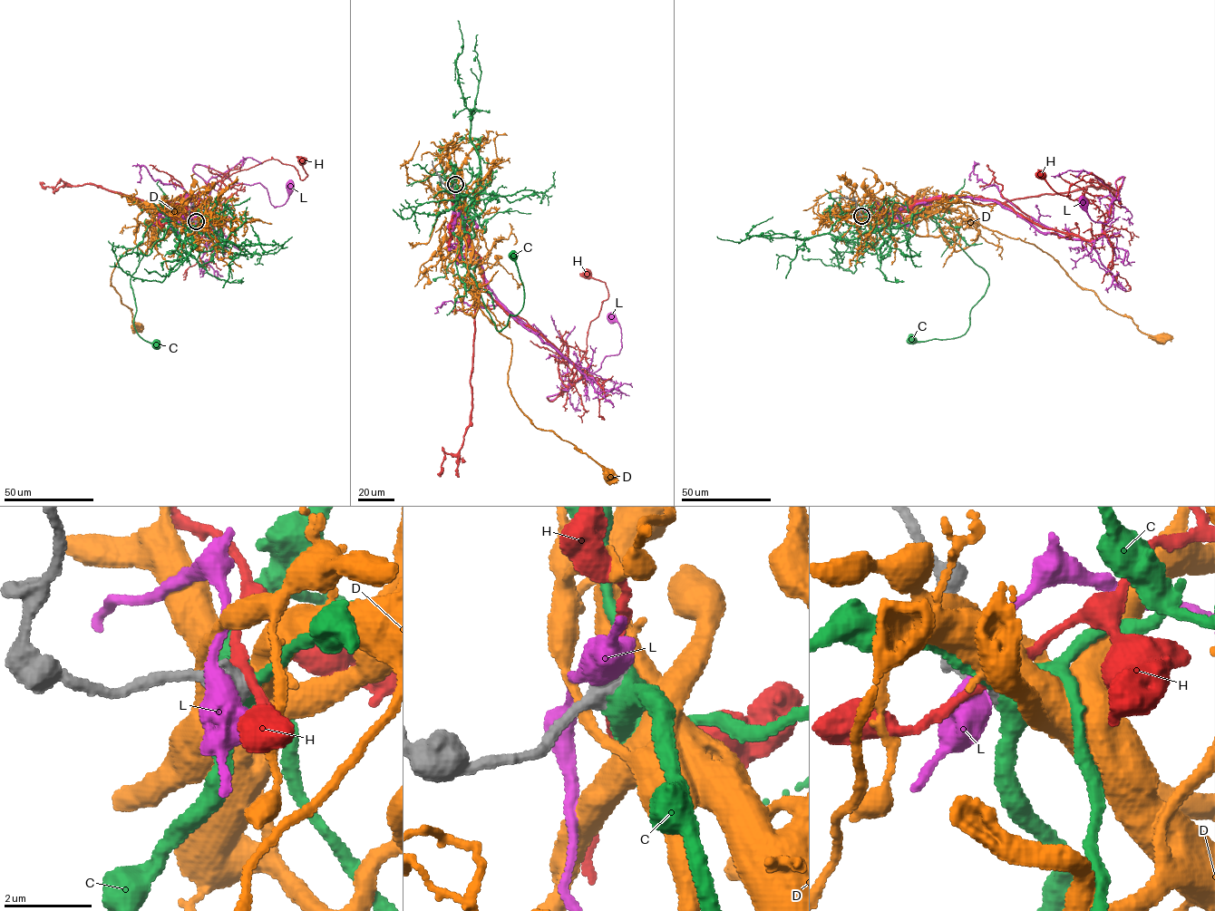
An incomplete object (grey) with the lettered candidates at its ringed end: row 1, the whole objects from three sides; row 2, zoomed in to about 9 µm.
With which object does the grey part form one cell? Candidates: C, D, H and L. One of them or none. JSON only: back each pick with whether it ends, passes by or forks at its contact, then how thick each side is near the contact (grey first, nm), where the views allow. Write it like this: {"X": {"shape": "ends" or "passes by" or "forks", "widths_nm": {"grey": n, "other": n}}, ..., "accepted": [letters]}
{"C": {"shape": "forks", "widths_nm": {"grey": 650, "other": 460}}, "accepted": ["C"]}

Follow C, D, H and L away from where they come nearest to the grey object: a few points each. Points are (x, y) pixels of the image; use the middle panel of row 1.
C: (455, 184), (470, 217), (462, 219), (462, 258), (498, 331), (521, 308), (524, 297), (512, 256)
D: (455, 183), (471, 227), (467, 286), (510, 339), (507, 382), (520, 409), (535, 426), (570, 442), (610, 474)
H: (455, 183), (486, 293), (580, 372), (549, 401), (577, 379), (608, 297), (587, 274)
L: (454, 183), (453, 218), (487, 287), (581, 371), (548, 399), (618, 354), (621, 330), (609, 318)

